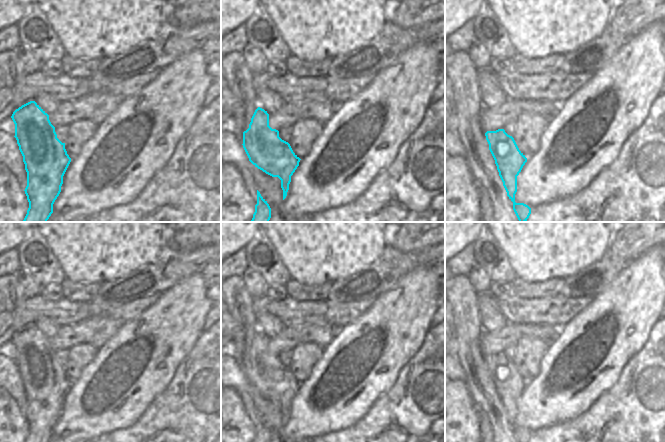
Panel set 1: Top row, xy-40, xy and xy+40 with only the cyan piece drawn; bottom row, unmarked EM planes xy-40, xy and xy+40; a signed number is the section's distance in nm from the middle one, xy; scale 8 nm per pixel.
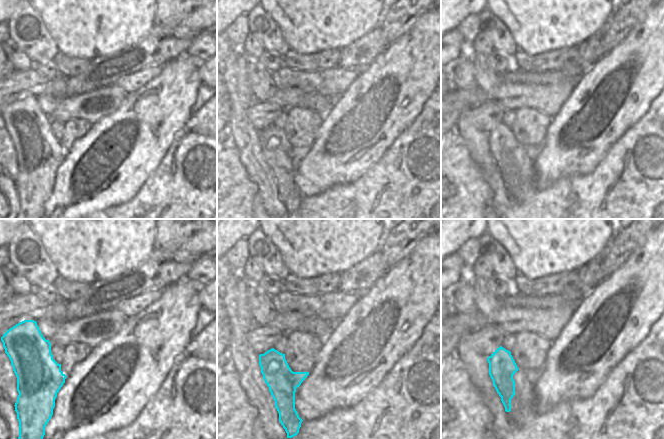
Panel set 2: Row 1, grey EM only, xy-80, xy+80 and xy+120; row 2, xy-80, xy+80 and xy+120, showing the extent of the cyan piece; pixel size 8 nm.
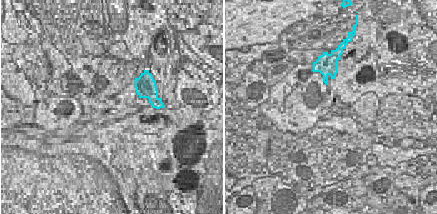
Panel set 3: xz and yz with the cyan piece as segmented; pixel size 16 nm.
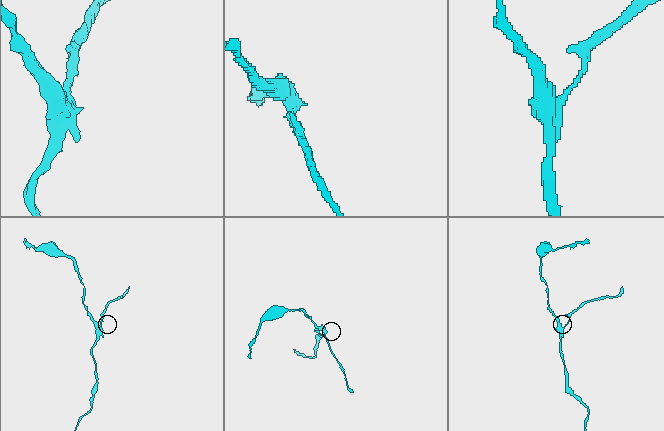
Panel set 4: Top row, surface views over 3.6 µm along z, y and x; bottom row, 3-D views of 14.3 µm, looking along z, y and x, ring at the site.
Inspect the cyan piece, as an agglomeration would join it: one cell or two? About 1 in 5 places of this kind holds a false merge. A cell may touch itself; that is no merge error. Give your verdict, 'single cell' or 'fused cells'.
fused cells

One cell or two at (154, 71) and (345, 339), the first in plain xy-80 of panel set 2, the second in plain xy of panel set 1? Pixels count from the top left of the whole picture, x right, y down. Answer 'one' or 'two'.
two

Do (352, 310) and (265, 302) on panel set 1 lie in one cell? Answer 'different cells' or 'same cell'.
same cell

